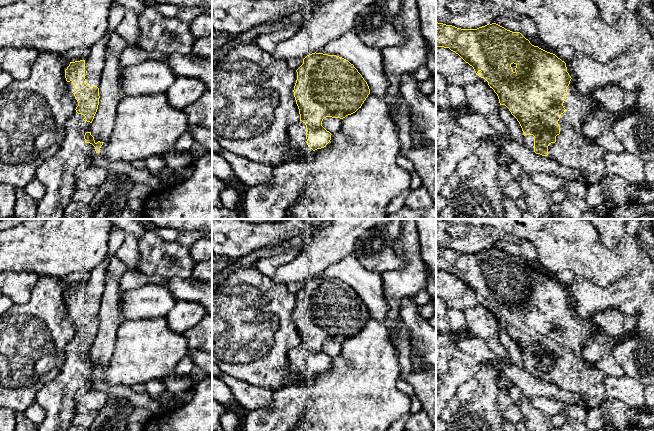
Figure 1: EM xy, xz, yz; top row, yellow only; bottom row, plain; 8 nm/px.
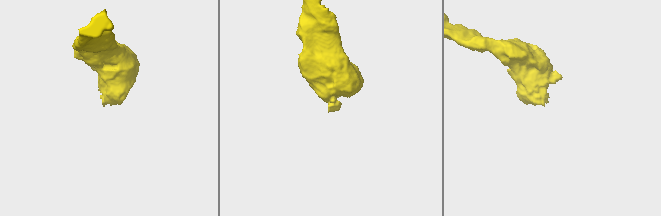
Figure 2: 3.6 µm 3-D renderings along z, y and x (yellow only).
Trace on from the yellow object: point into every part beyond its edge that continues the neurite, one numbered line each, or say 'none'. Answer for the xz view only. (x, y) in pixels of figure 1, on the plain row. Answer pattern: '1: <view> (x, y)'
1: xz (296, 356)

